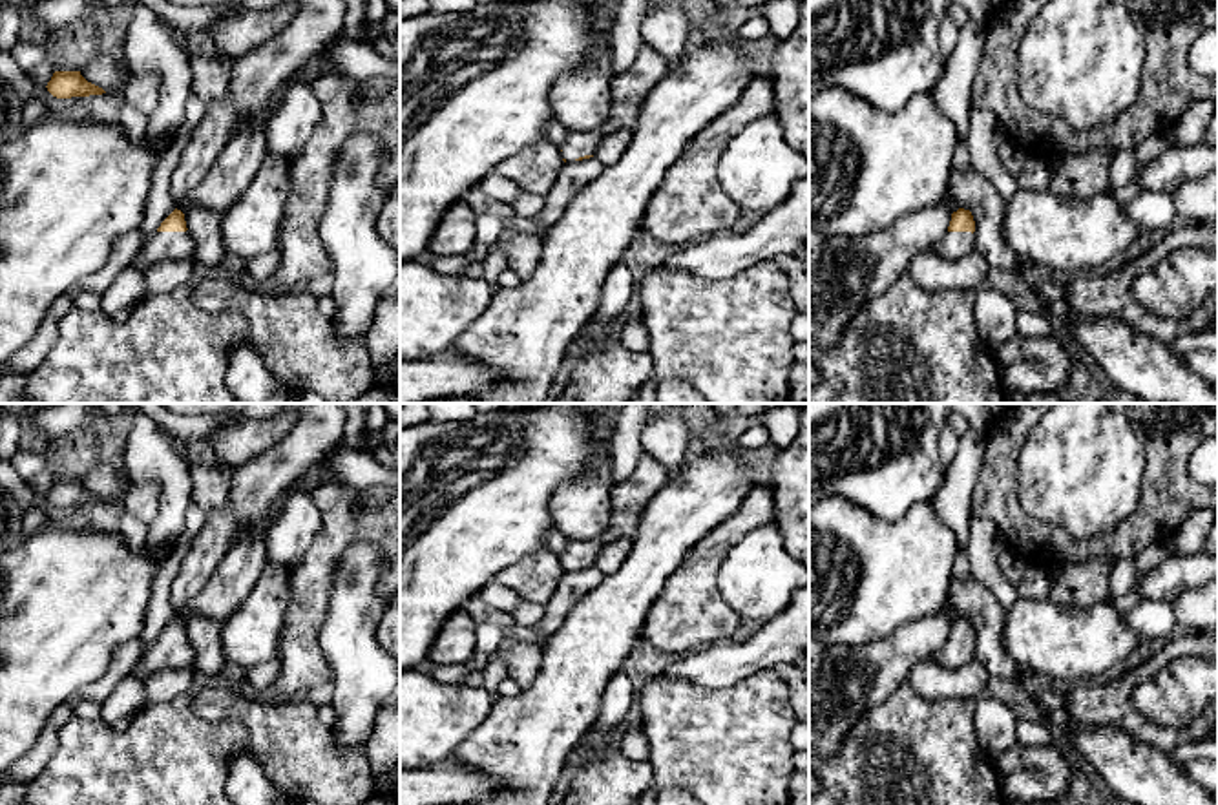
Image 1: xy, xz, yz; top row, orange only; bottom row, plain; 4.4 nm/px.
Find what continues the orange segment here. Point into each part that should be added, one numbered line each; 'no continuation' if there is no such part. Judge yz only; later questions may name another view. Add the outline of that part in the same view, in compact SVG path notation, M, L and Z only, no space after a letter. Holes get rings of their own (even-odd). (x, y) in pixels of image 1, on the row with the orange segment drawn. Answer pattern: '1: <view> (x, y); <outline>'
1: yz (954, 245); M946 232L940 243L935 246L935 252L948 261L955 261L973 250L975 237L971 232Z

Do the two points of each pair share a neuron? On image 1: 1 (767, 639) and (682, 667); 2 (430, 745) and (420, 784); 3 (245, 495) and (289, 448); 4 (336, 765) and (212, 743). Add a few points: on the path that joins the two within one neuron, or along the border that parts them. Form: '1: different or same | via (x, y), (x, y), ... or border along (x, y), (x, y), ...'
1: same | via (745, 658), (703, 667)
2: different | border along (453, 756), (419, 769)
3: same | via (256, 484), (282, 459)
4: different | border along (216, 721), (236, 721), (245, 731), (251, 749)

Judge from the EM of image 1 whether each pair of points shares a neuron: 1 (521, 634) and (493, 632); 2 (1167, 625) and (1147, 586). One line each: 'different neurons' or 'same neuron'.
1: same neuron
2: different neurons

